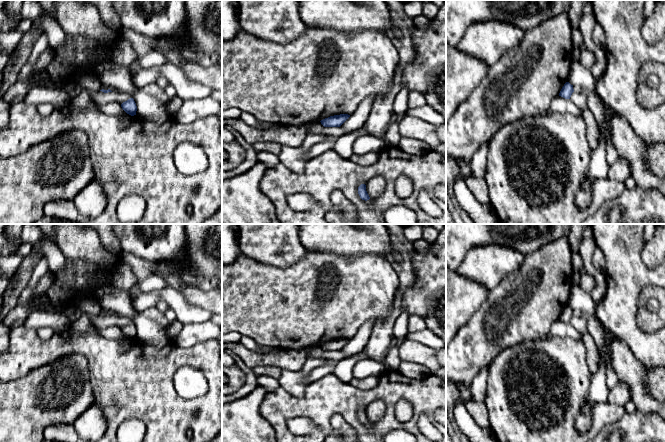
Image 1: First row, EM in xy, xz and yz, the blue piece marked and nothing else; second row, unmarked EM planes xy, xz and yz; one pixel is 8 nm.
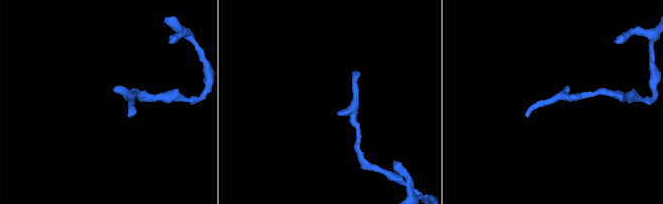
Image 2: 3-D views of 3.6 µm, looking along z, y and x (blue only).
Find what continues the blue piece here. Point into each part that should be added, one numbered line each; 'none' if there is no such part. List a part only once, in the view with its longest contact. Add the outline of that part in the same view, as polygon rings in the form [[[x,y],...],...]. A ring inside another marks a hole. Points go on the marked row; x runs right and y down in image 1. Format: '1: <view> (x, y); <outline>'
none

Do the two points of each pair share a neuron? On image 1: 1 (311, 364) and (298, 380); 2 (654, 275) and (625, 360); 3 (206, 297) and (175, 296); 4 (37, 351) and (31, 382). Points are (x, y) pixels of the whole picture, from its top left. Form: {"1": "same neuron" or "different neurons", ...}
{"1": "same neuron", "2": "different neurons", "3": "different neurons", "4": "different neurons"}

